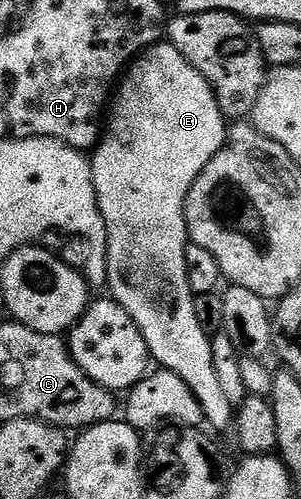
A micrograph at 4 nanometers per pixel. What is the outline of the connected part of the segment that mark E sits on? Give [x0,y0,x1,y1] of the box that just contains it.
[90,41,237,431]

